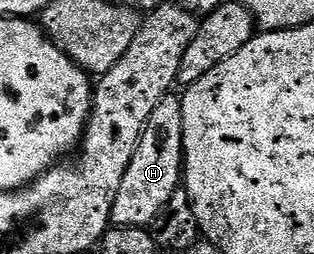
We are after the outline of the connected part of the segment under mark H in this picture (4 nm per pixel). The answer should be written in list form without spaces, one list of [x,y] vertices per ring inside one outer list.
[[[169,95],[160,100],[158,107],[154,107],[154,115],[150,115],[134,151],[134,159],[130,159],[130,167],[126,167],[118,199],[114,199],[112,225],[151,226],[166,203],[170,203],[174,191],[181,188],[183,172],[182,103],[179,96]]]

